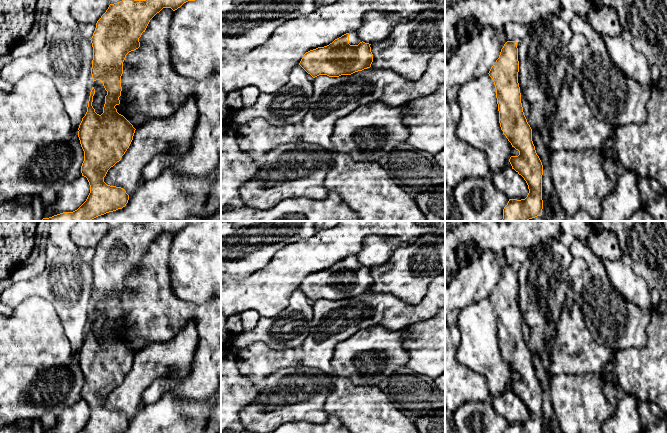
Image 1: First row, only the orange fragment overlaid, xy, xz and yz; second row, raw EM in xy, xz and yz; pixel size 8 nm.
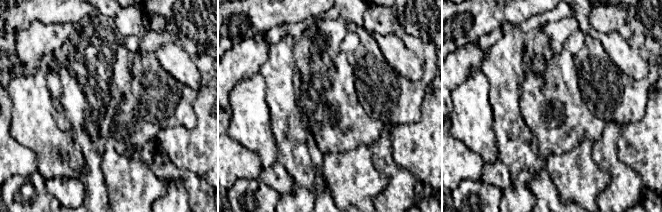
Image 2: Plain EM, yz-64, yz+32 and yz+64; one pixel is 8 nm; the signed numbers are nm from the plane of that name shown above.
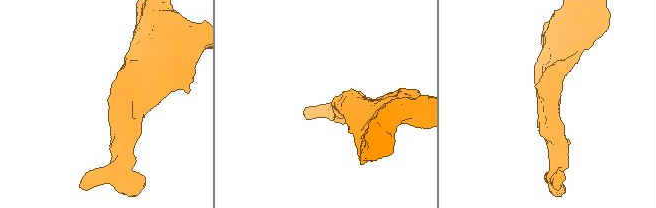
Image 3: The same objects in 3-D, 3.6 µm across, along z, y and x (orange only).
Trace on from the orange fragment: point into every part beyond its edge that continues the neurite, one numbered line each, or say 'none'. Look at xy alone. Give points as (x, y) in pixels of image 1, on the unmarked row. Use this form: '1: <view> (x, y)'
none

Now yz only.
none

